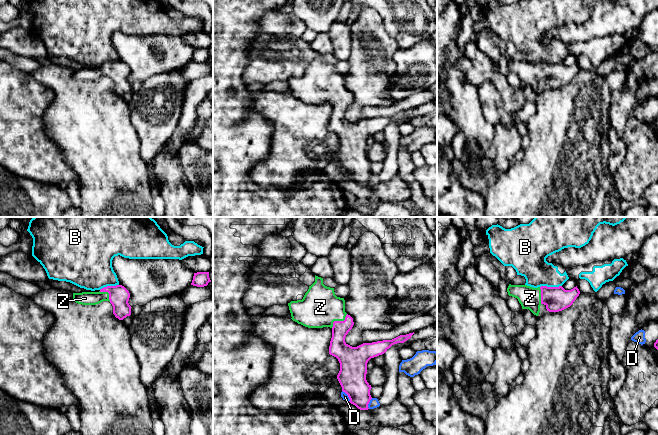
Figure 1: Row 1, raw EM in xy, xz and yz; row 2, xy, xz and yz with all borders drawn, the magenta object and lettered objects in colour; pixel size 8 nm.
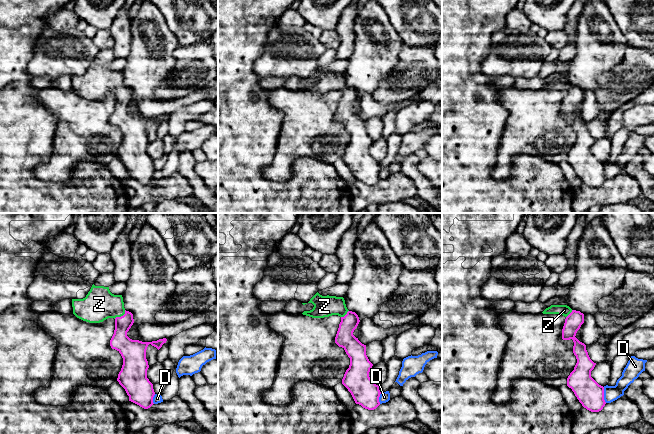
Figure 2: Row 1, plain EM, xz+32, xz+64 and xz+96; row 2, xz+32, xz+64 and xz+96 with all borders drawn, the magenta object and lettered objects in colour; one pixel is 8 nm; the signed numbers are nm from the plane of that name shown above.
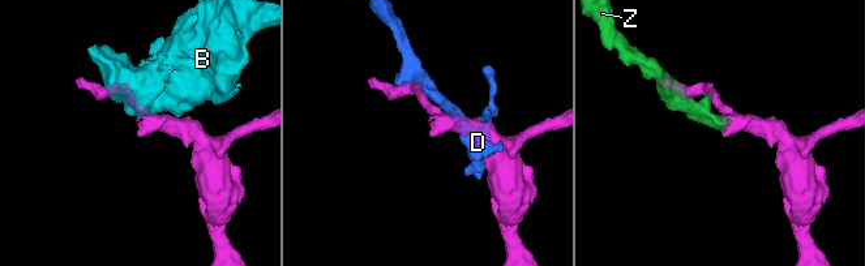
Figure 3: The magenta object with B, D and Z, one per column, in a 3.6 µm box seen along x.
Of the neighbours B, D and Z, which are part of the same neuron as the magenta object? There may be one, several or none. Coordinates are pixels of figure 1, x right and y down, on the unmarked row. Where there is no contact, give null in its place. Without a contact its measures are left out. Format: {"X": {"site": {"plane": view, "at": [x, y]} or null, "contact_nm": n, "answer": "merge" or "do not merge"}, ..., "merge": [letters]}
{"B": {"site": {"plane": "yz", "at": [550, 63]}, "contact_nm": 180, "answer": "do not merge"}, "D": {"site": {"plane": "xz", "at": [368, 179]}, "contact_nm": 90, "answer": "do not merge"}, "Z": {"site": {"plane": "xz", "at": [338, 97]}, "contact_nm": 170, "answer": "merge"}, "merge": ["Z"]}

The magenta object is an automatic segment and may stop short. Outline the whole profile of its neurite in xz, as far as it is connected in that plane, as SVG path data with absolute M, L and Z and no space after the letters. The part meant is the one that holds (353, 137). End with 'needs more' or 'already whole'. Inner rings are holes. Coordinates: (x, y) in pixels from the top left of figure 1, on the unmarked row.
M315 51L315 58L309 62L302 76L291 77L288 79L291 89L291 95L298 100L308 104L330 103L332 105L332 114L329 122L329 130L336 133L340 139L340 147L337 155L345 168L350 179L360 186L368 186L368 180L372 175L370 171L371 161L366 156L367 139L371 134L384 130L392 121L404 119L414 110L409 109L400 111L392 116L383 116L372 119L363 119L357 123L352 123L345 118L345 113L352 105L353 94L345 88L344 74L337 73L334 64L323 60L323 54Z; needs more

